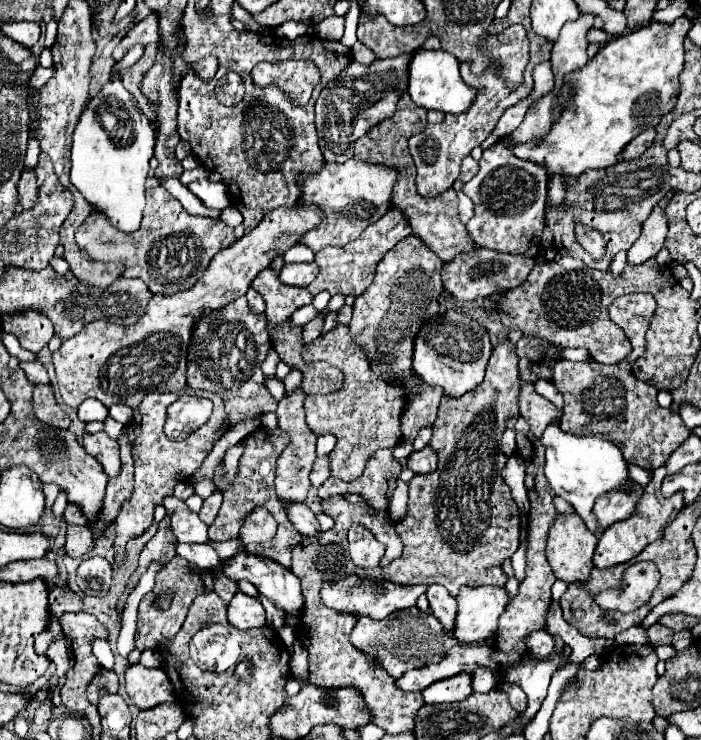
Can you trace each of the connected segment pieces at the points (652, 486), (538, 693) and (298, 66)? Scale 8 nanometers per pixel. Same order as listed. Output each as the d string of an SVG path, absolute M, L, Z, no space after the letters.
M665 466L652 472L652 482L644 488L644 494L640 498L640 502L636 504L634 512L630 518L614 522L610 528L606 528L600 536L600 542L596 546L596 554L594 554L594 566L596 568L608 568L608 566L616 566L622 562L632 560L634 556L638 556L650 542L658 540L668 524L668 520L674 520L674 516L682 510L682 496L674 494L672 498L664 498L660 494L660 482L667 474Z
M554 658L550 662L526 660L524 664L510 666L510 668L504 670L506 682L520 686L524 690L524 694L528 696L530 706L522 714L522 720L525 720L526 723L529 723L534 718L534 714L540 710L540 706L546 698L550 678L556 672L556 668L558 668L558 664L556 664L556 658Z
M284 60L284 62L260 62L252 70L252 82L256 86L278 86L286 92L294 106L306 106L312 88L320 82L318 68L304 60Z

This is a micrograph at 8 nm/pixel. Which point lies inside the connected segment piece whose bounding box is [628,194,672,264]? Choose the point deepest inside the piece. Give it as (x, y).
(651, 241)

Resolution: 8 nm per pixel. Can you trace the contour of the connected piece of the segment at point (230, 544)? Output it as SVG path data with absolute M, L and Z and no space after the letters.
M237 539L225 542L212 542L211 540L208 540L206 544L210 544L210 546L212 546L216 552L218 552L222 559L228 559L234 557L238 553L245 551L245 547L238 545L239 542L234 540Z

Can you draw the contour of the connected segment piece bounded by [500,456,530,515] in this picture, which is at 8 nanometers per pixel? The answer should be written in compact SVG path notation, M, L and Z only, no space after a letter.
M510 456L505 467L500 471L506 484L511 489L511 494L520 511L524 515L528 515L530 511L530 503L528 499L528 491L524 484L526 467L520 456Z

